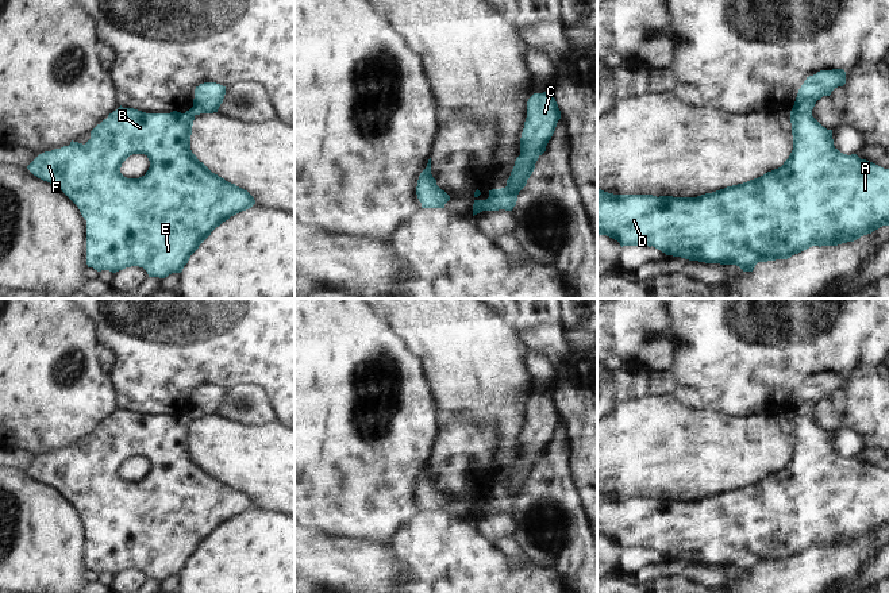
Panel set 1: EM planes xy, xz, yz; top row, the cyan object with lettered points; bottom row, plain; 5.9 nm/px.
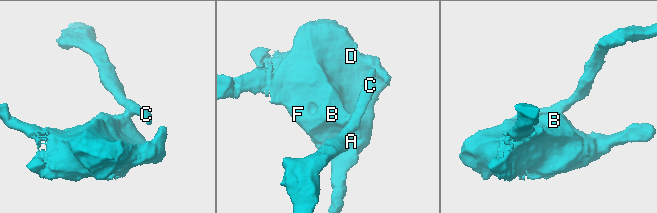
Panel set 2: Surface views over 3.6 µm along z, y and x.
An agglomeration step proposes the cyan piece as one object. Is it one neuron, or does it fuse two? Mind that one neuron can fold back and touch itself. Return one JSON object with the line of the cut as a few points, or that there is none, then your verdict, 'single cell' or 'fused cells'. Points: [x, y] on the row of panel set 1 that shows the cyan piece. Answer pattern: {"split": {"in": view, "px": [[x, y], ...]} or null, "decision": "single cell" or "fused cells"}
{"split": {"in": "xz", "px": [[493, 189], [491, 210]]}, "decision": "fused cells"}

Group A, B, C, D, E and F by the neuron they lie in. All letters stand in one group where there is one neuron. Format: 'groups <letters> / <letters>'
groups A B D E F / C

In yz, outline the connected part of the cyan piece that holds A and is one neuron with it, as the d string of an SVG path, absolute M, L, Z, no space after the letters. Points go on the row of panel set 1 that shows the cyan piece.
M790 112L793 150L789 158L778 169L743 184L727 186L724 189L705 193L697 197L673 197L653 195L613 195L597 189L597 235L607 235L620 243L620 246L649 246L655 247L666 255L681 257L689 261L705 263L736 265L743 272L753 272L758 262L788 259L812 246L838 246L854 242L863 235L871 234L882 226L889 226L889 169L884 169L873 162L861 159L857 154L843 154L834 146L832 130L823 127L808 112Z

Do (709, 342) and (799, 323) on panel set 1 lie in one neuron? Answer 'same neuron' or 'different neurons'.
same neuron

